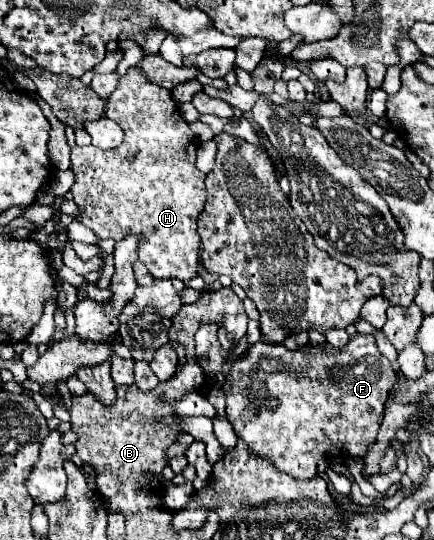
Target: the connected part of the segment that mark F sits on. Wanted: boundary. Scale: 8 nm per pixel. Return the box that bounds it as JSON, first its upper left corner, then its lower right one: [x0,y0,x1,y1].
[223,334,397,478]

